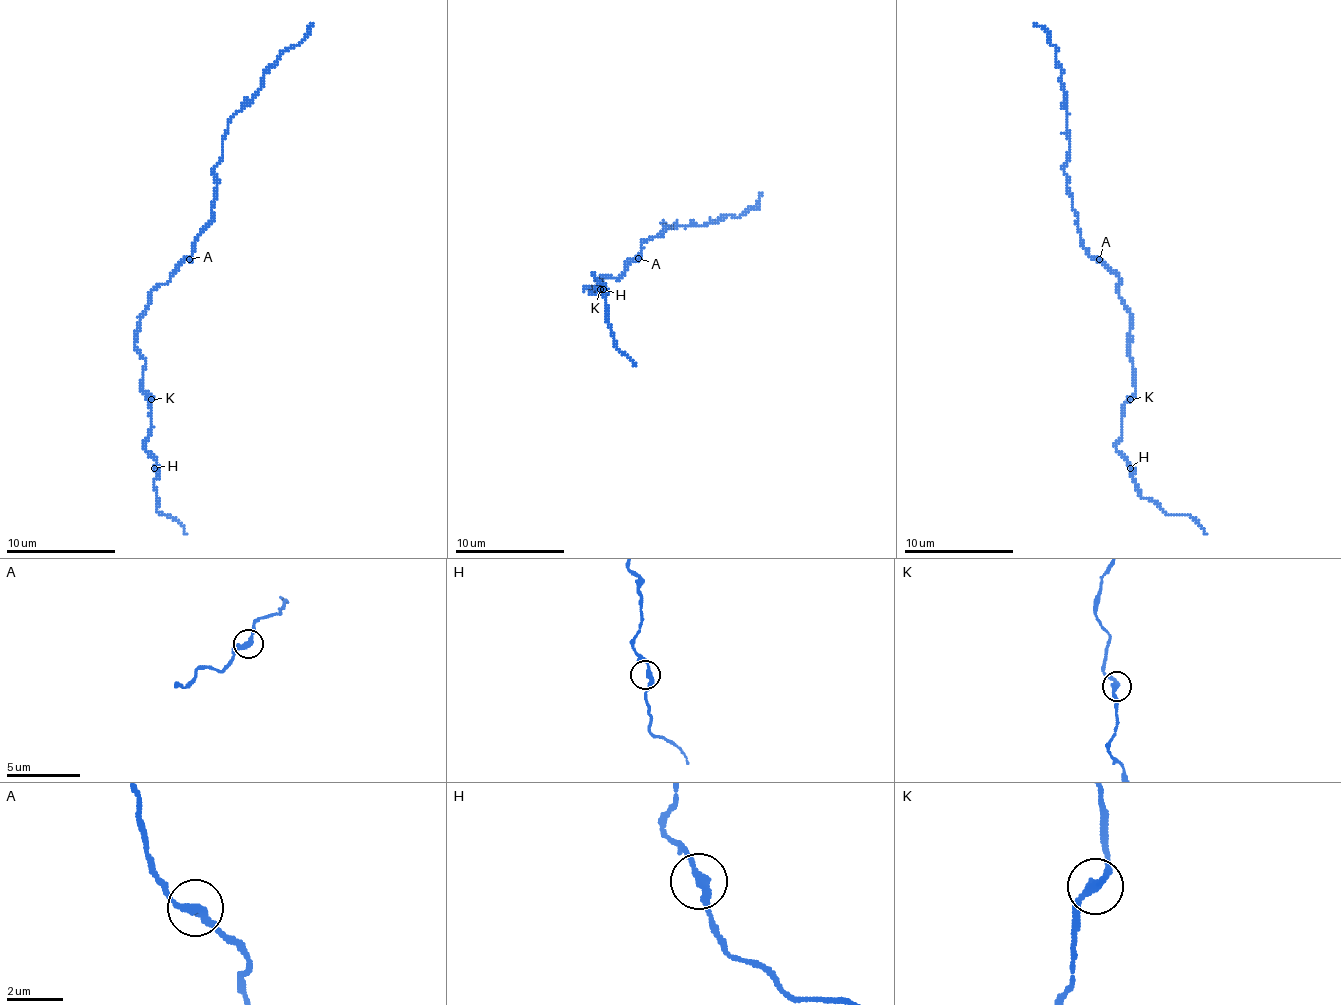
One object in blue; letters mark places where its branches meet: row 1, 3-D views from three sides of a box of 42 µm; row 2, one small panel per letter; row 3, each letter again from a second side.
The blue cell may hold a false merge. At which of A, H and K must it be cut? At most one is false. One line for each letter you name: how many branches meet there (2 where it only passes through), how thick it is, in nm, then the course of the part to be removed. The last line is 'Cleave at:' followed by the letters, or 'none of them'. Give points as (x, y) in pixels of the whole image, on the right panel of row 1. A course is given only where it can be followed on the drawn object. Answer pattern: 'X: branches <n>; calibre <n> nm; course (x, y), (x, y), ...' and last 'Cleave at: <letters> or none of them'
A: branches 2; calibre 300 nm; course (1100, 259), (1083, 246), (1064, 166), (1069, 155), (1067, 97), (1056, 59), (1058, 51), (1034, 23)
Cleave at: A

